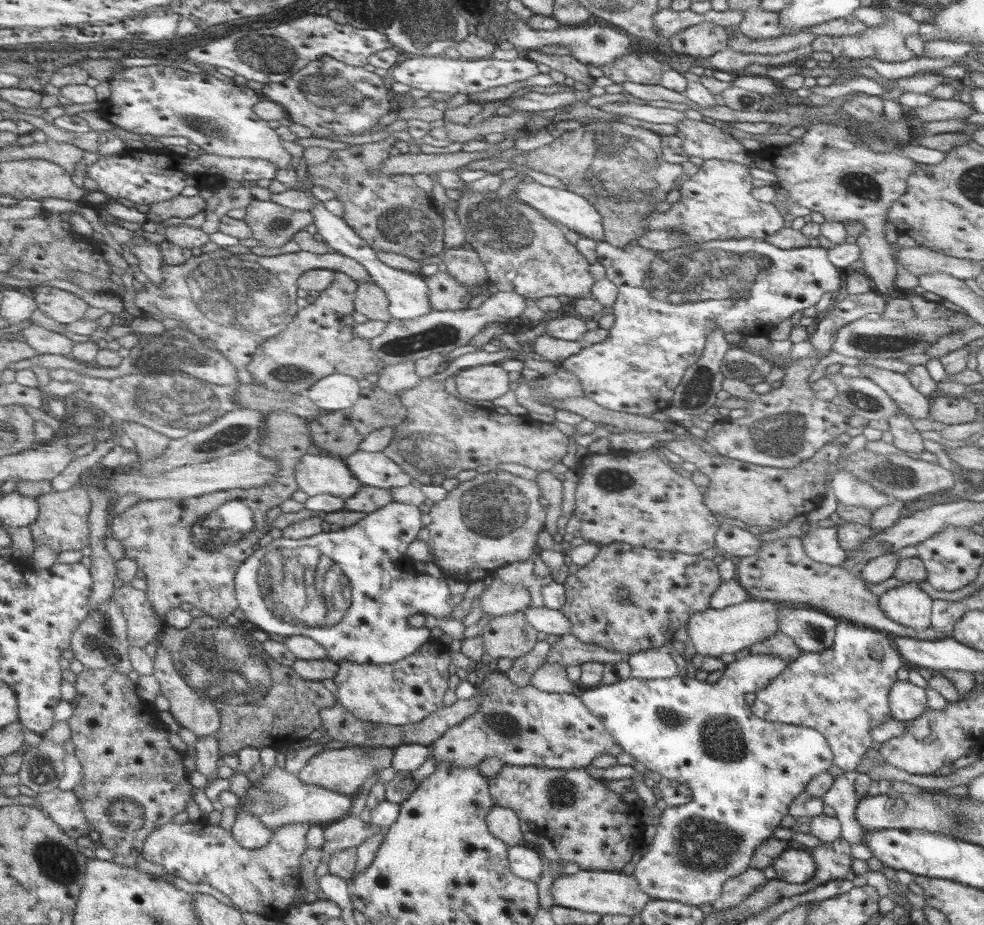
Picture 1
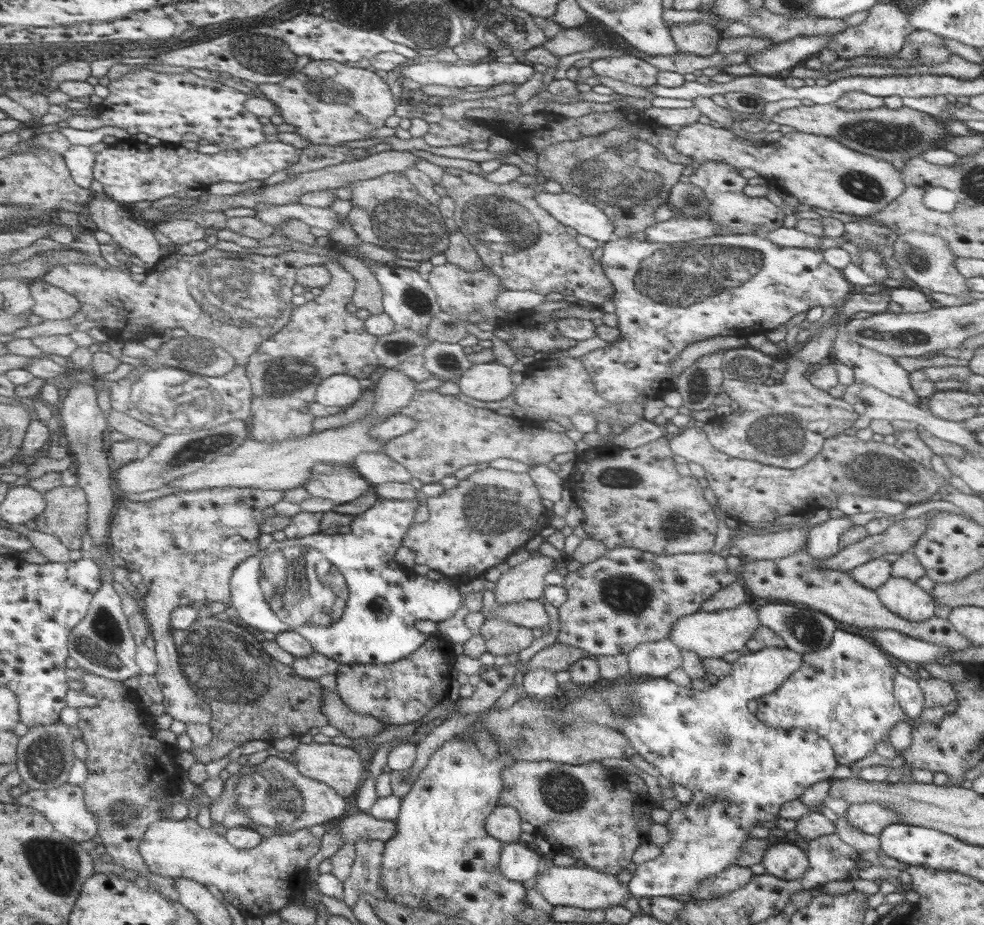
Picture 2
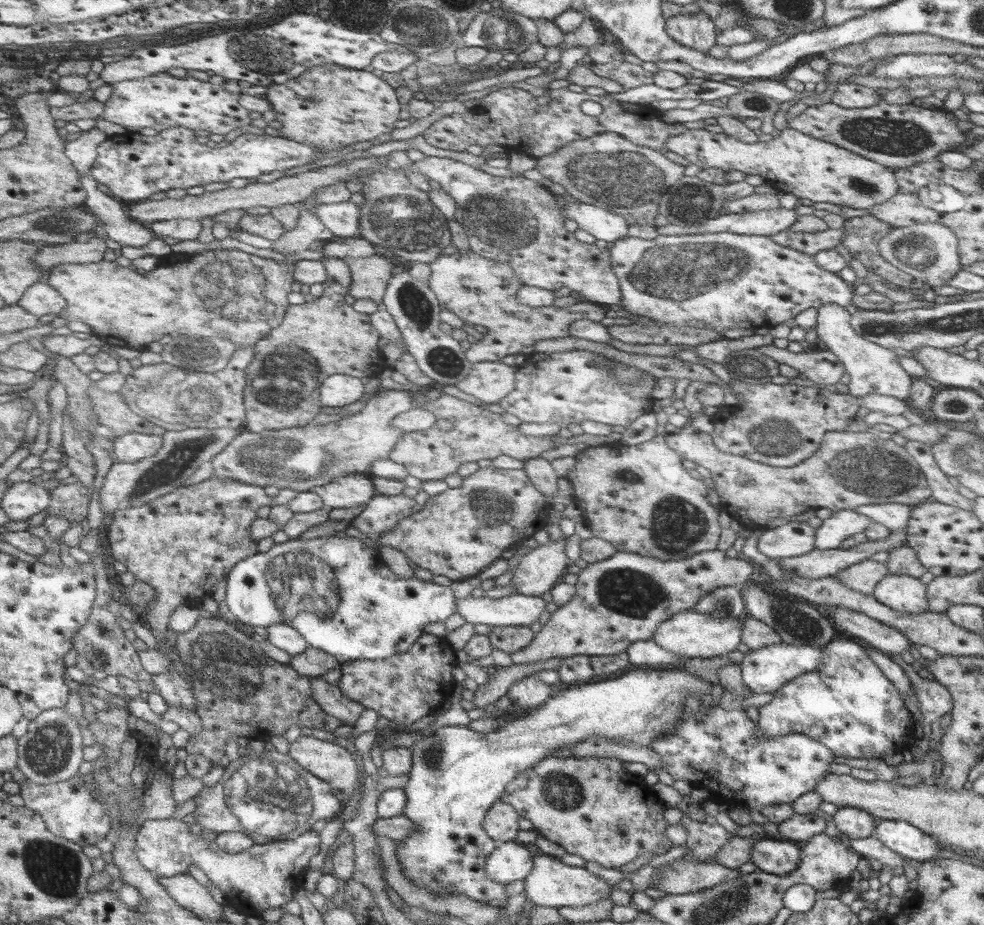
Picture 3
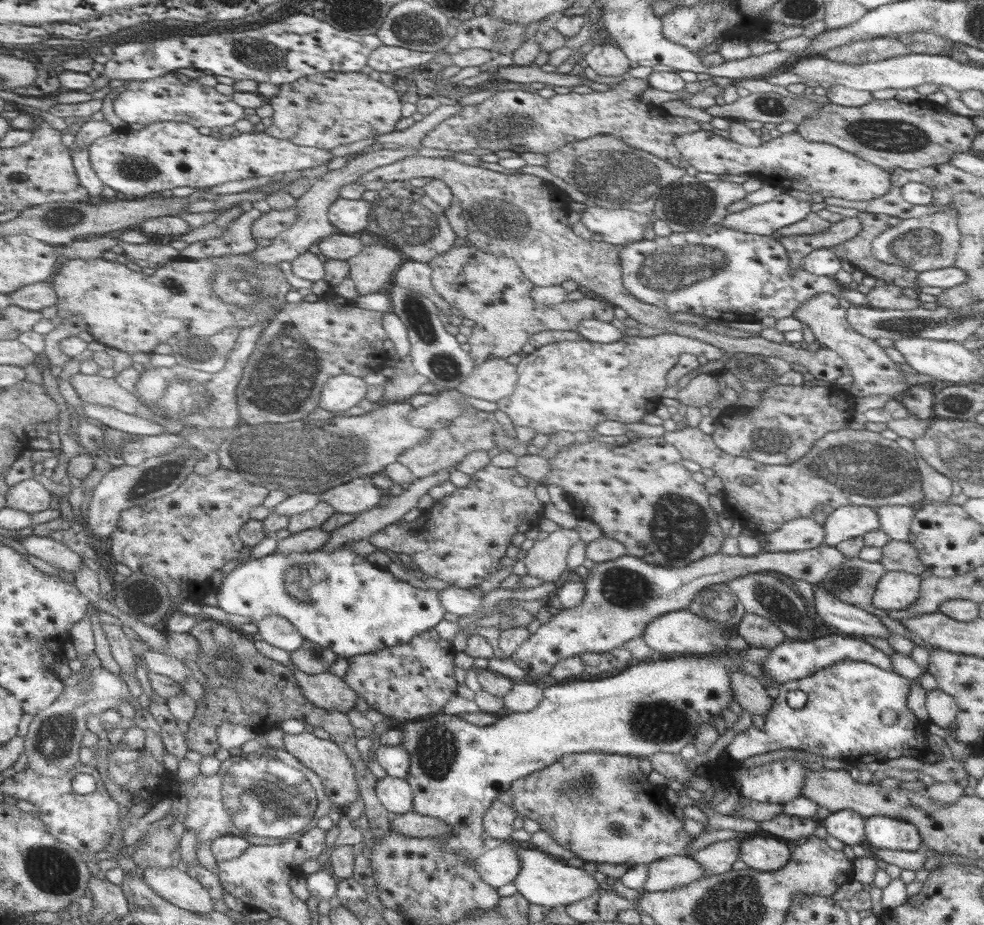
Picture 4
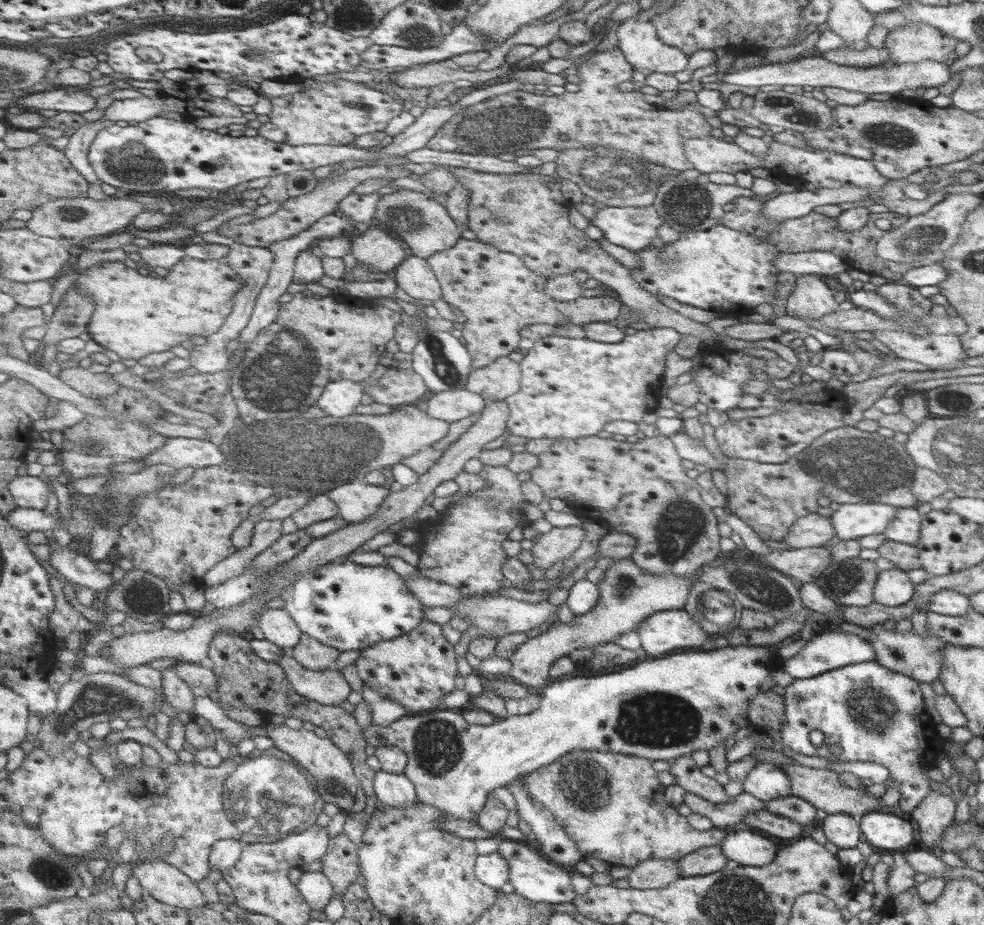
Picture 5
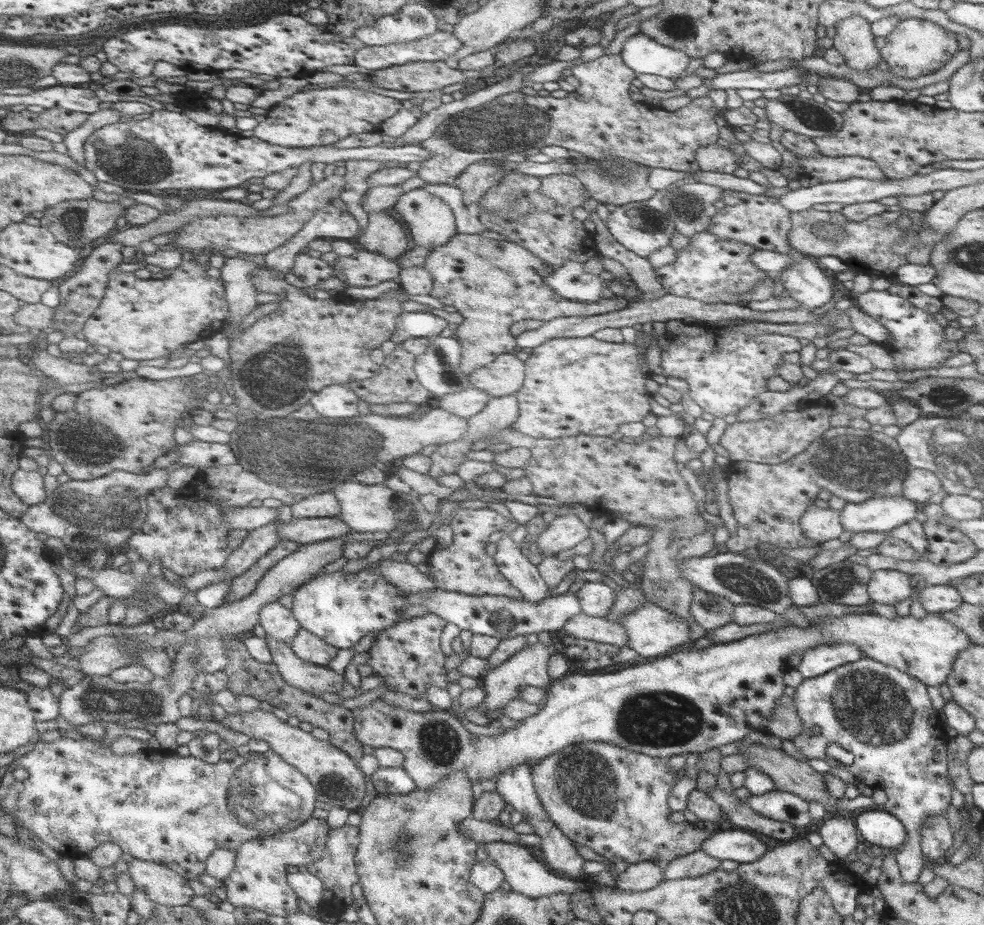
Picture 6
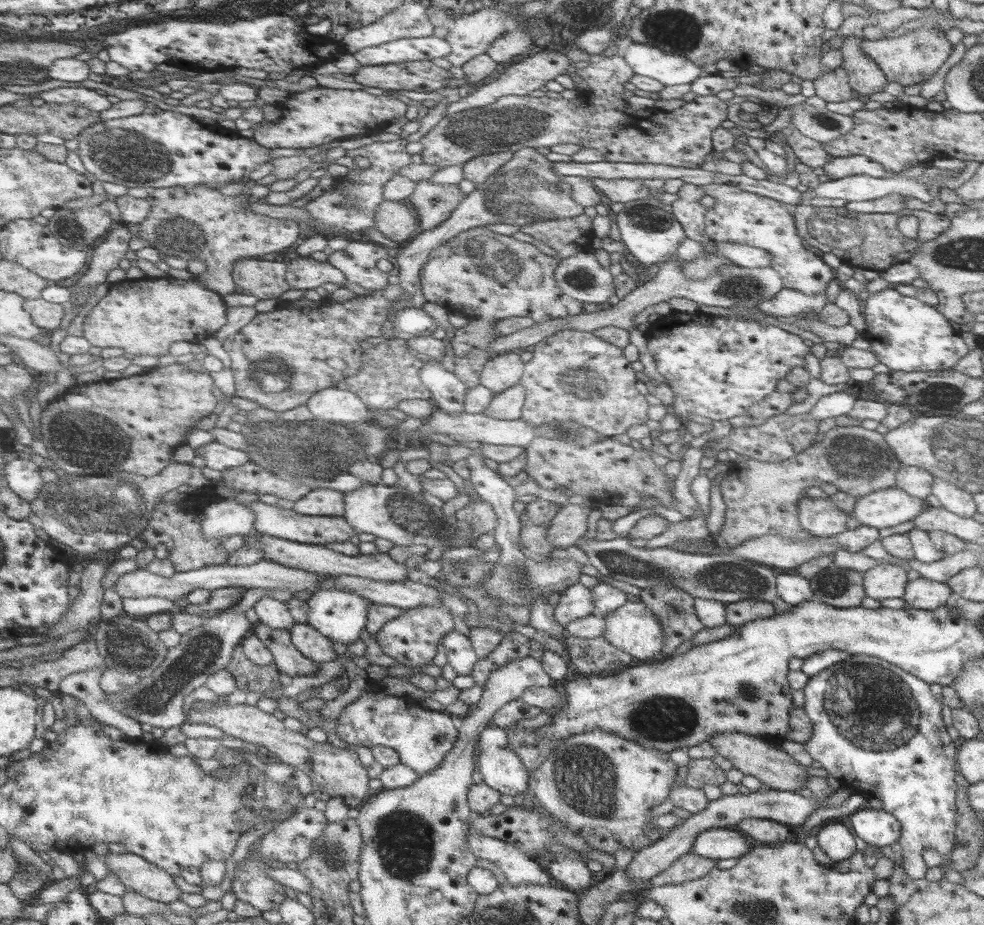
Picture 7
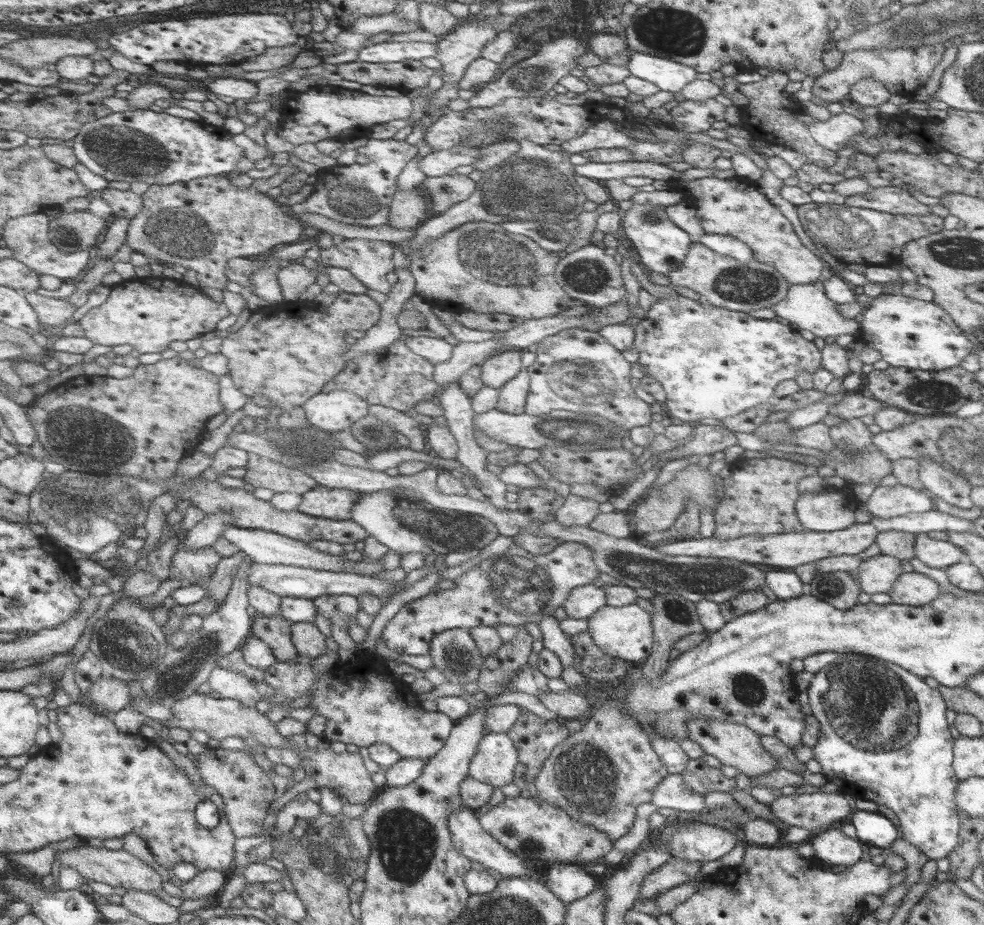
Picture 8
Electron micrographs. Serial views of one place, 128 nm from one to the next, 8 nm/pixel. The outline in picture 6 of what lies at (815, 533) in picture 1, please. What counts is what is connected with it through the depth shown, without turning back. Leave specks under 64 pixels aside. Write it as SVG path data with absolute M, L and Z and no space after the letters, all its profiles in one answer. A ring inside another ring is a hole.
M888 496L888 498L868 499L861 503L846 503L840 511L840 522L843 530L852 535L866 532L886 533L912 521L922 506L904 496Z

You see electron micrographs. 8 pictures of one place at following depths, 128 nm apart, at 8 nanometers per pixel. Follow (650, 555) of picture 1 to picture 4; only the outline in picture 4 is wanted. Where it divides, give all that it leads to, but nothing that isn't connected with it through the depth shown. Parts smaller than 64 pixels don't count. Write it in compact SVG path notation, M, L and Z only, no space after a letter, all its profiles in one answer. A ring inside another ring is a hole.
M820 545L814 548L794 552L766 552L758 556L725 555L721 552L706 556L700 560L690 563L684 567L659 567L635 556L624 555L616 560L595 563L583 579L586 586L586 597L578 605L572 608L561 608L560 612L552 615L550 621L541 624L535 635L530 635L528 640L518 648L511 656L511 659L528 673L529 682L533 678L540 679L549 674L562 659L570 658L584 652L610 652L612 648L622 648L629 640L637 639L645 634L645 628L658 616L668 615L669 612L676 612L687 609L698 591L710 584L725 584L728 580L746 576L754 572L765 572L774 570L786 576L805 580L816 586L829 574L829 570L836 568L846 560L836 547Z

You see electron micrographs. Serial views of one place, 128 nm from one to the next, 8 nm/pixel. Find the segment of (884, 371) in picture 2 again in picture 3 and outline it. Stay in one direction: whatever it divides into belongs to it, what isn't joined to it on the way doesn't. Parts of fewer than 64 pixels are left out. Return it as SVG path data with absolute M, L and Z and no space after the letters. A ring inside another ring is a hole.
M826 304L818 309L818 341L823 348L833 352L850 375L850 395L858 399L868 394L892 396L905 401L912 395L913 378L910 377L898 361L898 355L892 349L884 348L877 341L864 340L852 326L852 316L848 310L838 304Z

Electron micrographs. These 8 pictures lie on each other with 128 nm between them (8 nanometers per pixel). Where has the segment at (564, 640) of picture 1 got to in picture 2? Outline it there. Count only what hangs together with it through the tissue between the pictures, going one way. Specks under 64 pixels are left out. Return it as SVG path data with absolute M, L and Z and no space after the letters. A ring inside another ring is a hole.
M556 642L534 654L527 665L522 665L521 663L517 663L516 665L506 663L499 667L492 666L489 671L483 671L480 674L481 680L478 682L477 686L475 686L476 690L471 697L466 699L459 698L456 701L458 710L456 710L455 714L476 714L478 712L488 711L494 707L496 700L498 700L498 698L506 692L508 687L513 684L513 678L520 670L526 674L526 672L530 670L545 668L556 673L558 671L568 670L570 664L574 664L580 658L588 657L590 657L590 653L582 651L582 649Z

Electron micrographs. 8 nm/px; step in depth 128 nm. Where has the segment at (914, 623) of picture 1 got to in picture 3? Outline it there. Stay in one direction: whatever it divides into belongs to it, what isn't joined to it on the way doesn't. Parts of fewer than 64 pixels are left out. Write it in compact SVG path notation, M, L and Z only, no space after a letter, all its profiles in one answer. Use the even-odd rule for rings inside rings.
M908 574L886 575L872 595L900 612L922 614L929 611L928 586L920 578Z

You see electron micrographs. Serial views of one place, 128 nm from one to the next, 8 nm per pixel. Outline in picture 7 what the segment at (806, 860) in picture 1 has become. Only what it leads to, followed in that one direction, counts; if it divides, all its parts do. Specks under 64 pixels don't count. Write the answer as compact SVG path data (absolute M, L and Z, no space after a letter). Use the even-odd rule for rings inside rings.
M710 828L694 838L692 854L714 861L740 859L749 852L750 846L752 840L744 838L738 831Z

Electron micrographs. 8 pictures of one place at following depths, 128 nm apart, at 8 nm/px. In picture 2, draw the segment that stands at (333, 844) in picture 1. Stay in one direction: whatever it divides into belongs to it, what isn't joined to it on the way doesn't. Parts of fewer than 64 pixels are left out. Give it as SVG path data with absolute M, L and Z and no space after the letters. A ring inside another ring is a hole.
M359 812L343 816L335 825L345 843L355 843L360 838L386 842L398 831L396 821L378 820L370 814Z

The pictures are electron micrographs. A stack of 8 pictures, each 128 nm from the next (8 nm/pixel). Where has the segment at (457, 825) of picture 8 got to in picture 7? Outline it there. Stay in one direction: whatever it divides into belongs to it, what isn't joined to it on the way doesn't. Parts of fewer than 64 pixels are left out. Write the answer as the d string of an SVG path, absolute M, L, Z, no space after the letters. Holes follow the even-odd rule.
M474 828L469 830L469 848L477 859L486 859L495 863L504 873L510 885L522 884L552 885L552 878L540 868L538 862L530 860L522 849L498 838L482 836Z

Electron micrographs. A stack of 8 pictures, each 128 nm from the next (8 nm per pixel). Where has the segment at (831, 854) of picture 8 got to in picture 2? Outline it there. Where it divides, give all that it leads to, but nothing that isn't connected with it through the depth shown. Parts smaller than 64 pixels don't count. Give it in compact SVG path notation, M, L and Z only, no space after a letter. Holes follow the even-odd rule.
M877 802L866 804L854 804L846 812L846 818L851 825L862 830L866 834L877 837L888 824L898 824L901 817L898 812Z

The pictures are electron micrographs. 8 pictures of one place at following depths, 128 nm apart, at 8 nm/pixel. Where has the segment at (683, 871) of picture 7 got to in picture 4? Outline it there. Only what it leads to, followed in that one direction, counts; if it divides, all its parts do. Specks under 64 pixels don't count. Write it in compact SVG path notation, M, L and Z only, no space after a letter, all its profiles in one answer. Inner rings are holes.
M733 838L713 842L705 848L699 850L697 854L694 854L693 860L705 867L705 872L707 872L708 877L730 871L733 864L736 861L741 860L740 839L738 840L738 838Z

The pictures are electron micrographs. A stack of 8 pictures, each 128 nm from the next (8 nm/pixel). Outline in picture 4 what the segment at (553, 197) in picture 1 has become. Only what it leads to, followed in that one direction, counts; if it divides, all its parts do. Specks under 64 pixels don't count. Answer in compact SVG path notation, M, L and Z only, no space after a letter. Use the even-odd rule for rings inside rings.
M588 203L588 208L580 213L581 222L588 230L603 237L603 242L618 248L644 240L646 227L654 222L653 214L622 208L606 209L594 203Z

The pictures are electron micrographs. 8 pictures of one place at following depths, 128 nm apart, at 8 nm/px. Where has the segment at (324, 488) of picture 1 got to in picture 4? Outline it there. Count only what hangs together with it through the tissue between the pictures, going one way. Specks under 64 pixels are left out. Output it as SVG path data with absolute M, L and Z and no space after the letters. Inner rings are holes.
M368 476L352 479L349 483L328 490L322 502L330 504L336 512L355 516L375 508L382 500L382 492L366 479Z

